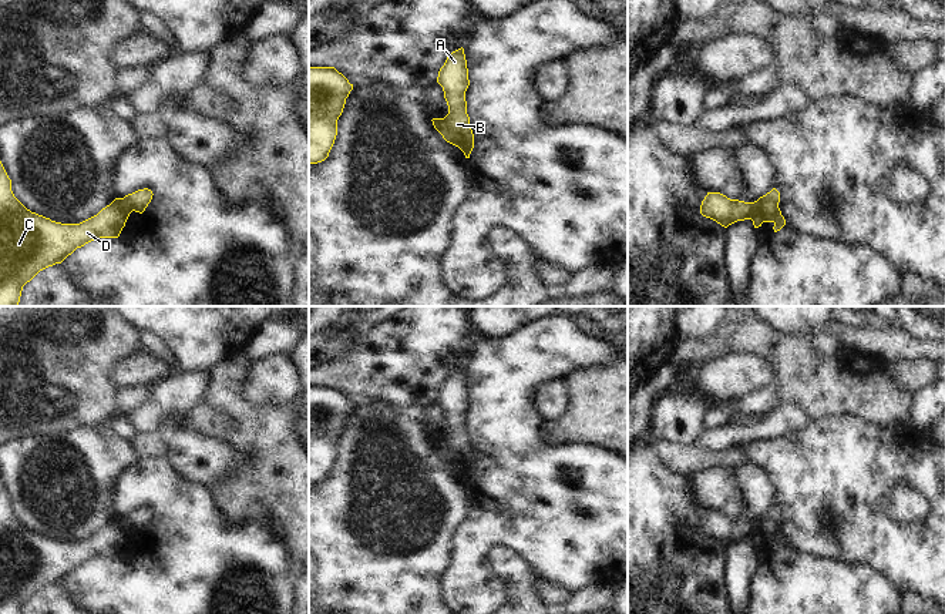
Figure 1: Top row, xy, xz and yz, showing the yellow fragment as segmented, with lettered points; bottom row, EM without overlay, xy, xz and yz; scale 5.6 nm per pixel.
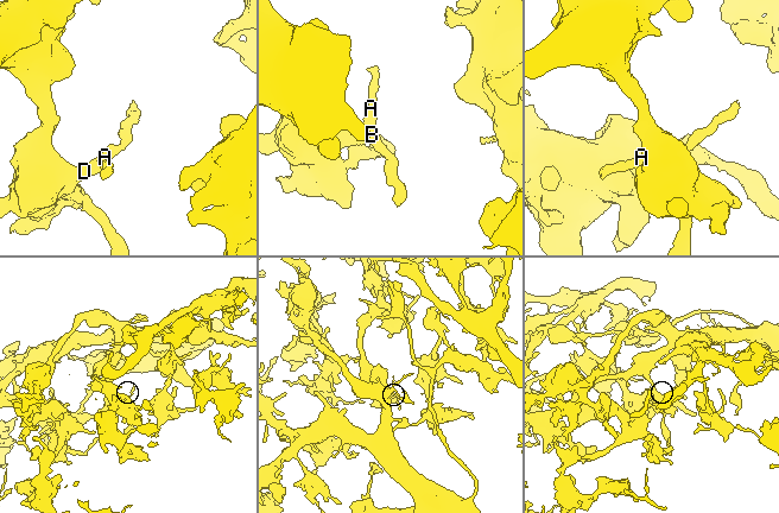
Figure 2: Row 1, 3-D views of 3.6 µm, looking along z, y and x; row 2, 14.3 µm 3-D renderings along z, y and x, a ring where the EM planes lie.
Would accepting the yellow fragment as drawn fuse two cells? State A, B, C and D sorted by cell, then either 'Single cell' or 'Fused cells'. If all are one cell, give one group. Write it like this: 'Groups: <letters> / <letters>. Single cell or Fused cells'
Groups: A B / C D. Fused cells

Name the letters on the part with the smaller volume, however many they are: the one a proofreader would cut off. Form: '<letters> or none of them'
A, B

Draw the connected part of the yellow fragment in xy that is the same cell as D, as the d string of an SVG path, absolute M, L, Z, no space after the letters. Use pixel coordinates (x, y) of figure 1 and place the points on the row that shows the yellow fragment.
M0 161L0 306L19 306L23 286L40 271L61 264L77 248L100 238L118 238L132 212L125 198L115 198L80 224L61 224L27 209L13 194Z

